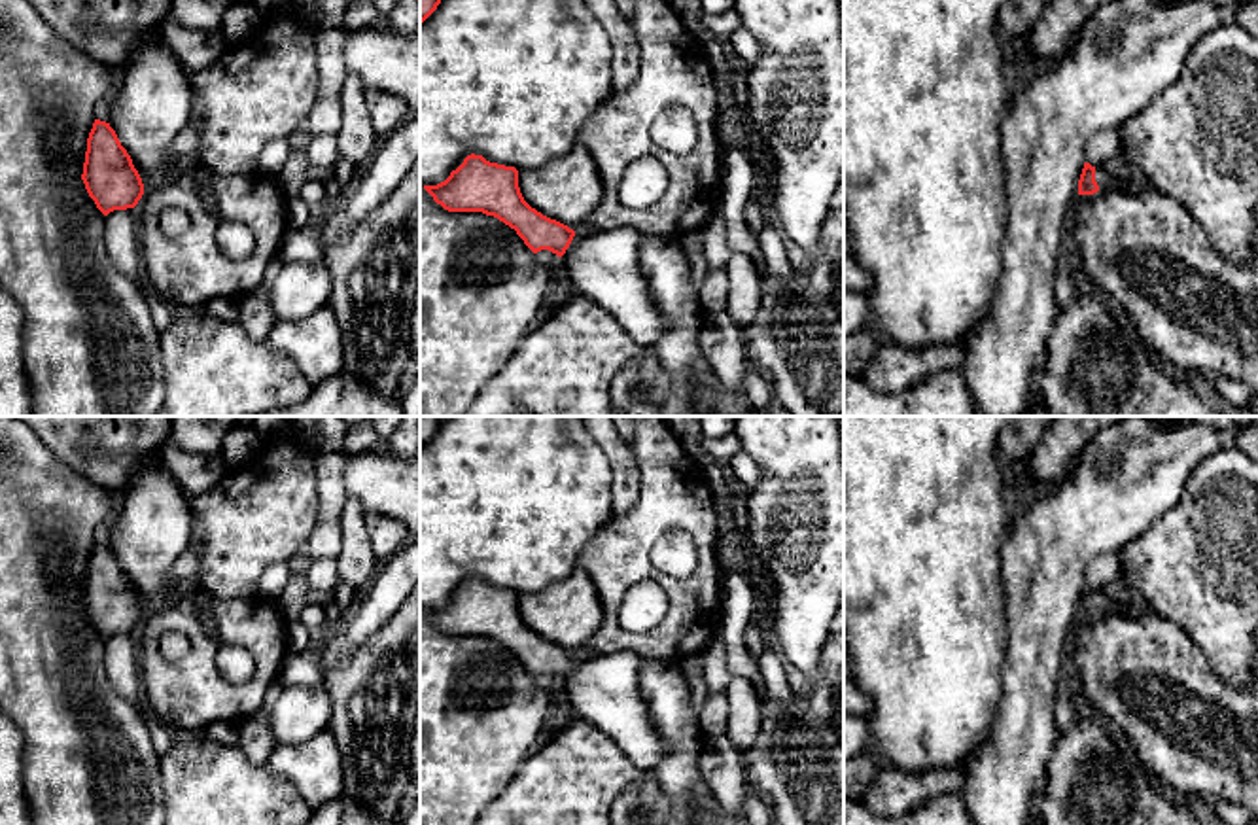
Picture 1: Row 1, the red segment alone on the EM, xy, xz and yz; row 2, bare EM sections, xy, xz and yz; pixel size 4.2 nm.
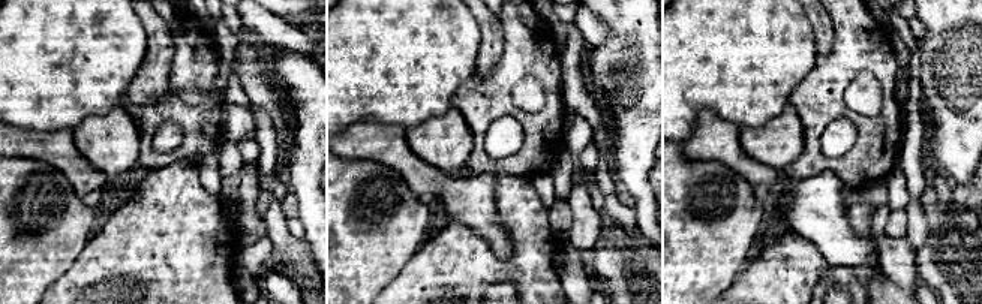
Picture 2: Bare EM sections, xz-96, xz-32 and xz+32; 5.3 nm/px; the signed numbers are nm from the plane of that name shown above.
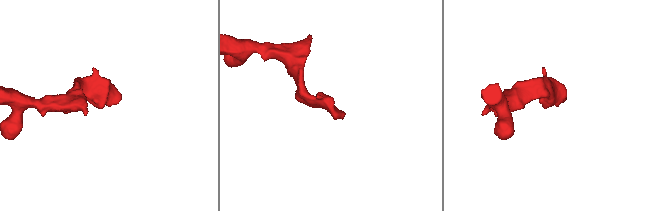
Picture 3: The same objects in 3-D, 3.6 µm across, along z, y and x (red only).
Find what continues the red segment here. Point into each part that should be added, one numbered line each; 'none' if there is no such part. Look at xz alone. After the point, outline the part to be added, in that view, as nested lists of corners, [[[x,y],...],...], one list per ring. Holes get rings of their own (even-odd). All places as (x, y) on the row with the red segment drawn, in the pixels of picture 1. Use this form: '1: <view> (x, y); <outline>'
1: xz (606, 267); [[[632,227],[575,233],[560,257],[560,278],[613,314],[638,344],[653,344],[670,324],[643,282],[639,242],[641,233]]]

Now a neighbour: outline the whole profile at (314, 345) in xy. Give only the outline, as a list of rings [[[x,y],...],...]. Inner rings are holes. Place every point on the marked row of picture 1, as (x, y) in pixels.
[[[327,303],[306,320],[278,322],[267,344],[291,358],[312,386],[342,369],[342,333]]]

